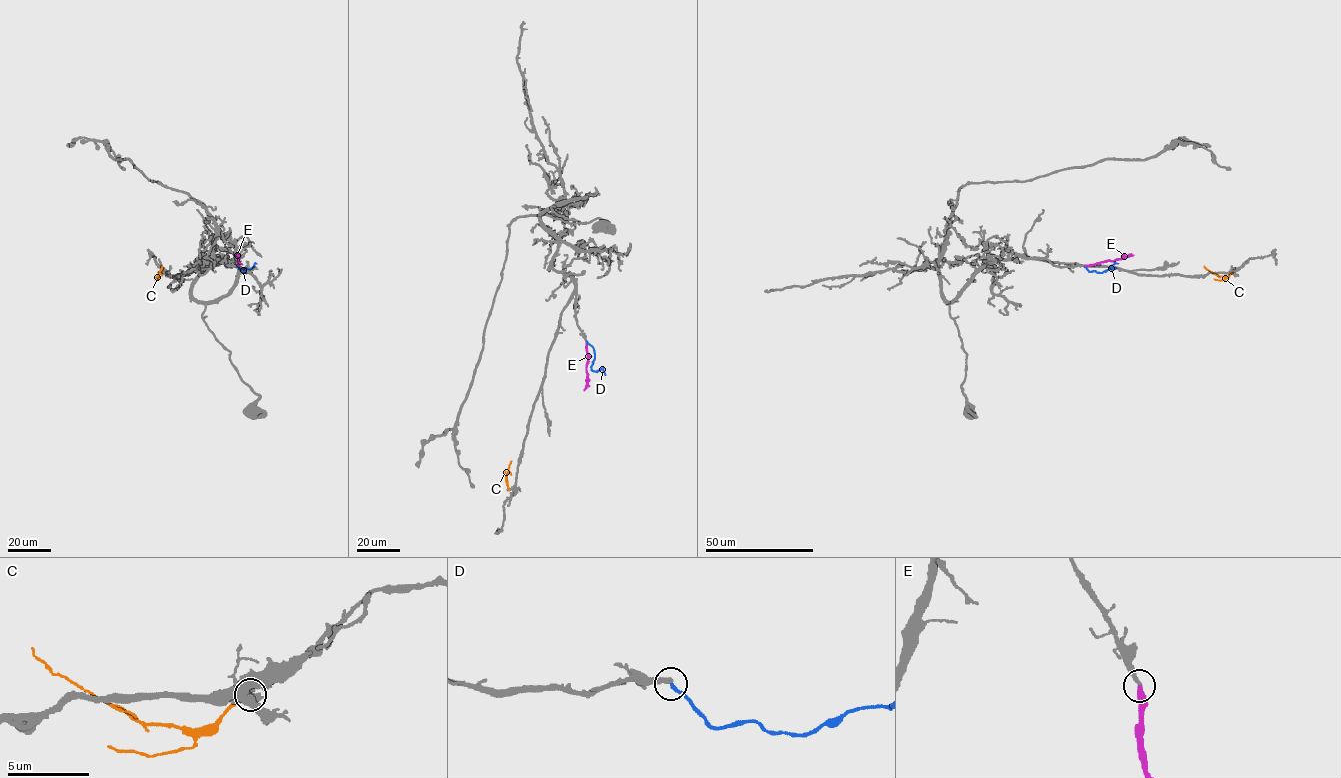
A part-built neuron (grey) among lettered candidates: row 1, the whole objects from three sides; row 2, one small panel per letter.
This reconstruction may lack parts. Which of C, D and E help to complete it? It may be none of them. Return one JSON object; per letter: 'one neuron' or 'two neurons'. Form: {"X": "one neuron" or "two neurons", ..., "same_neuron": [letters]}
{"C": "two neurons", "D": "two neurons", "E": "one neuron", "same_neuron": ["E"]}

